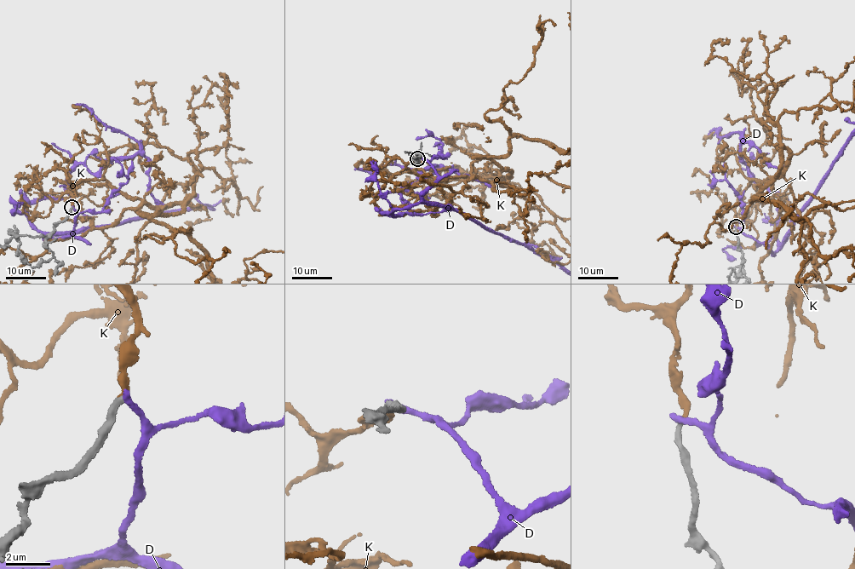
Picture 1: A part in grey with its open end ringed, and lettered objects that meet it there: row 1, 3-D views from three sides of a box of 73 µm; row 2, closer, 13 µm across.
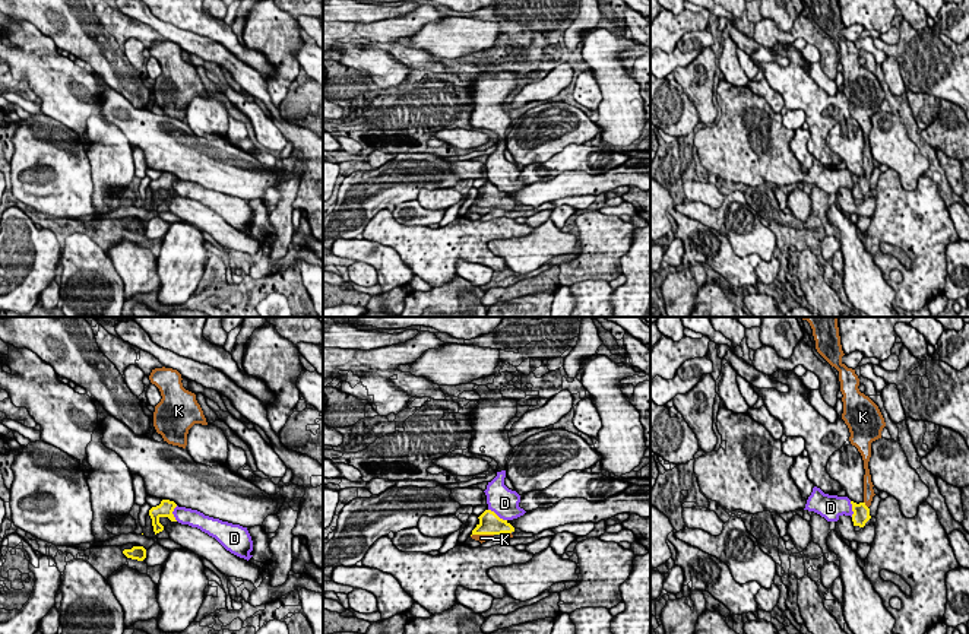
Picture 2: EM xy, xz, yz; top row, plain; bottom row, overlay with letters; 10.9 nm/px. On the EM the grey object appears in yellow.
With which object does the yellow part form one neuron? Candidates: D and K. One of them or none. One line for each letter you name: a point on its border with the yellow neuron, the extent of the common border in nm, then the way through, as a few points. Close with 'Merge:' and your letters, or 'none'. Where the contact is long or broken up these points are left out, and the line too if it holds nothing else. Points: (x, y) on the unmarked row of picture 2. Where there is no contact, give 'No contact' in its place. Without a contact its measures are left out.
K: Touches yellow at xz (481, 206). Shared border 260 nm. Path across: xz (490, 196), (481, 206), (481, 211)
Merge: K

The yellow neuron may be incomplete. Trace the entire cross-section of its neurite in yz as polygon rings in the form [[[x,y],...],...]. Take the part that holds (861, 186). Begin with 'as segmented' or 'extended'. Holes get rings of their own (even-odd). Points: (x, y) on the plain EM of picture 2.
extended | [[[839,0],[811,1],[817,25],[839,44],[840,64],[843,67],[842,92],[849,101],[851,117],[858,121],[864,133],[864,174],[859,177],[851,174],[854,199],[864,200],[871,191],[868,180],[875,168],[868,142],[871,115],[881,111],[881,104],[886,99],[886,95],[878,79],[868,69],[859,64],[859,51],[855,47],[855,42],[848,41],[842,35],[845,26],[840,18]]]

